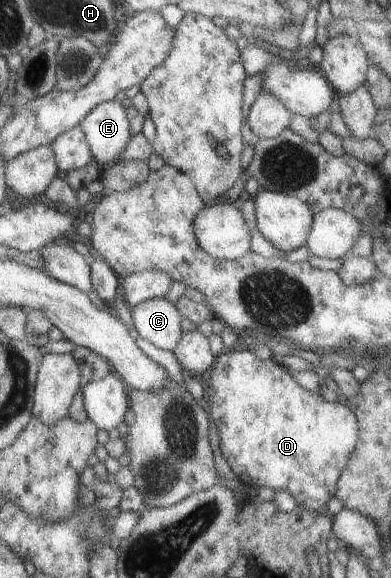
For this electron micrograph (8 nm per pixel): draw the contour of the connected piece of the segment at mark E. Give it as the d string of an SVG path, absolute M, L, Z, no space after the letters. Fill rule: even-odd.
M118 100L98 105L80 125L95 160L105 166L122 159L122 152L133 137L126 107Z

